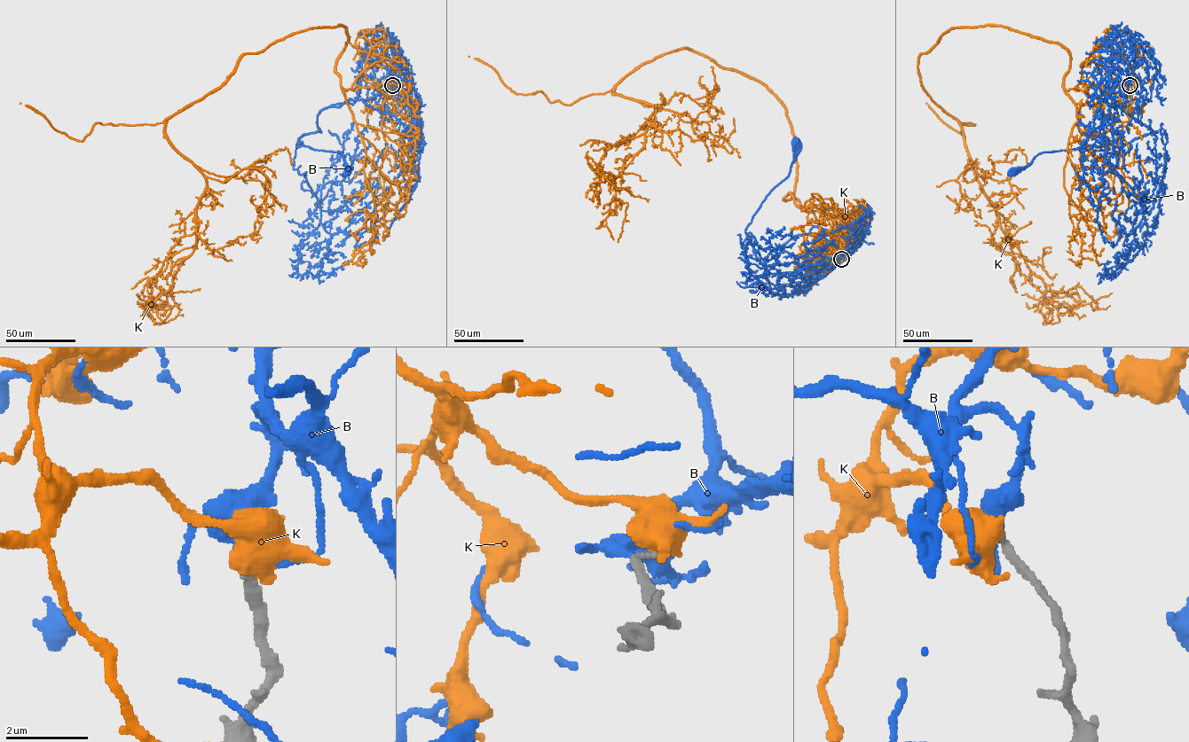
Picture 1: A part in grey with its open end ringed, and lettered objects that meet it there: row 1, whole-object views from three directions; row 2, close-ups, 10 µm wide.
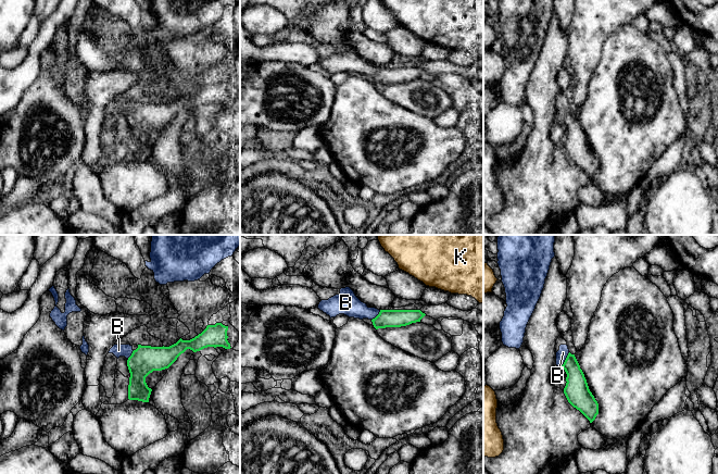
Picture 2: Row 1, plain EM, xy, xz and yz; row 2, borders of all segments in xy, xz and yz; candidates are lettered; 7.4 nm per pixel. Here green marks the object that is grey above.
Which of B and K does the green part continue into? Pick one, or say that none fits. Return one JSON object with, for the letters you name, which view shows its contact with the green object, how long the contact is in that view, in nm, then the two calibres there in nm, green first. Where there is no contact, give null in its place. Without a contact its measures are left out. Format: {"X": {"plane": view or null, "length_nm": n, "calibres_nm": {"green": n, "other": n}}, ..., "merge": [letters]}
{"B": {"plane": "yz", "length_nm": 120, "calibres_nm": {"green": 180, "other": 80}}, "merge": ["B"]}

